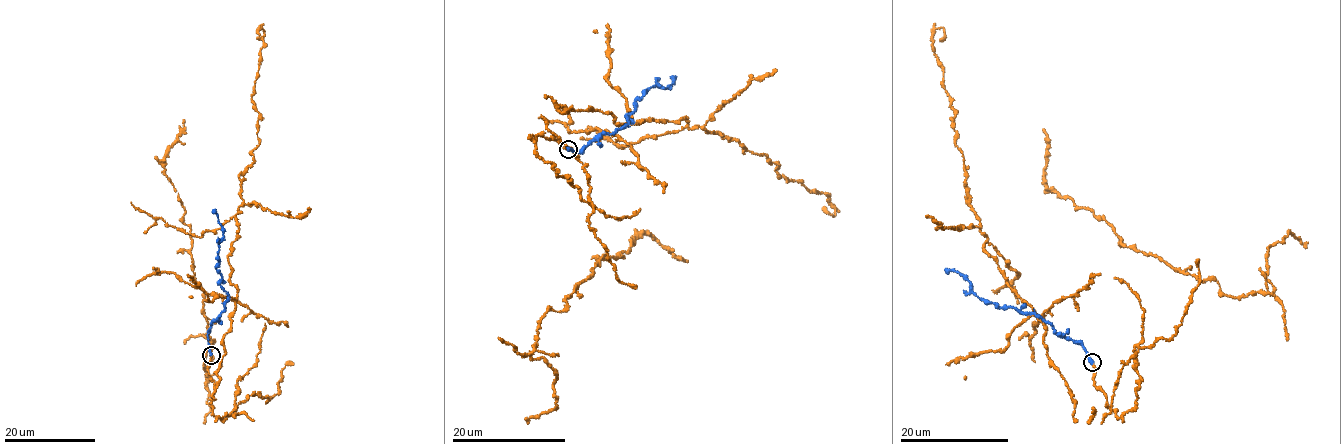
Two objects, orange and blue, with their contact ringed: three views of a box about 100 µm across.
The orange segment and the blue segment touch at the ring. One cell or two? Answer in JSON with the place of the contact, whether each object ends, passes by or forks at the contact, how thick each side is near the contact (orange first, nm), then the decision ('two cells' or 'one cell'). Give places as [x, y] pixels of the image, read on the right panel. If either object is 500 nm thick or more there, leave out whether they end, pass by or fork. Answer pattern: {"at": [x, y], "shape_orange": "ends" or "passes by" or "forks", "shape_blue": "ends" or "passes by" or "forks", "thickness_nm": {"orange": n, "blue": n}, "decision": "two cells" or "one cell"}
{"at": [1092, 362], "shape_orange": "ends", "shape_blue": "ends", "thickness_nm": {"orange": 180, "blue": 400}, "decision": "one cell"}

